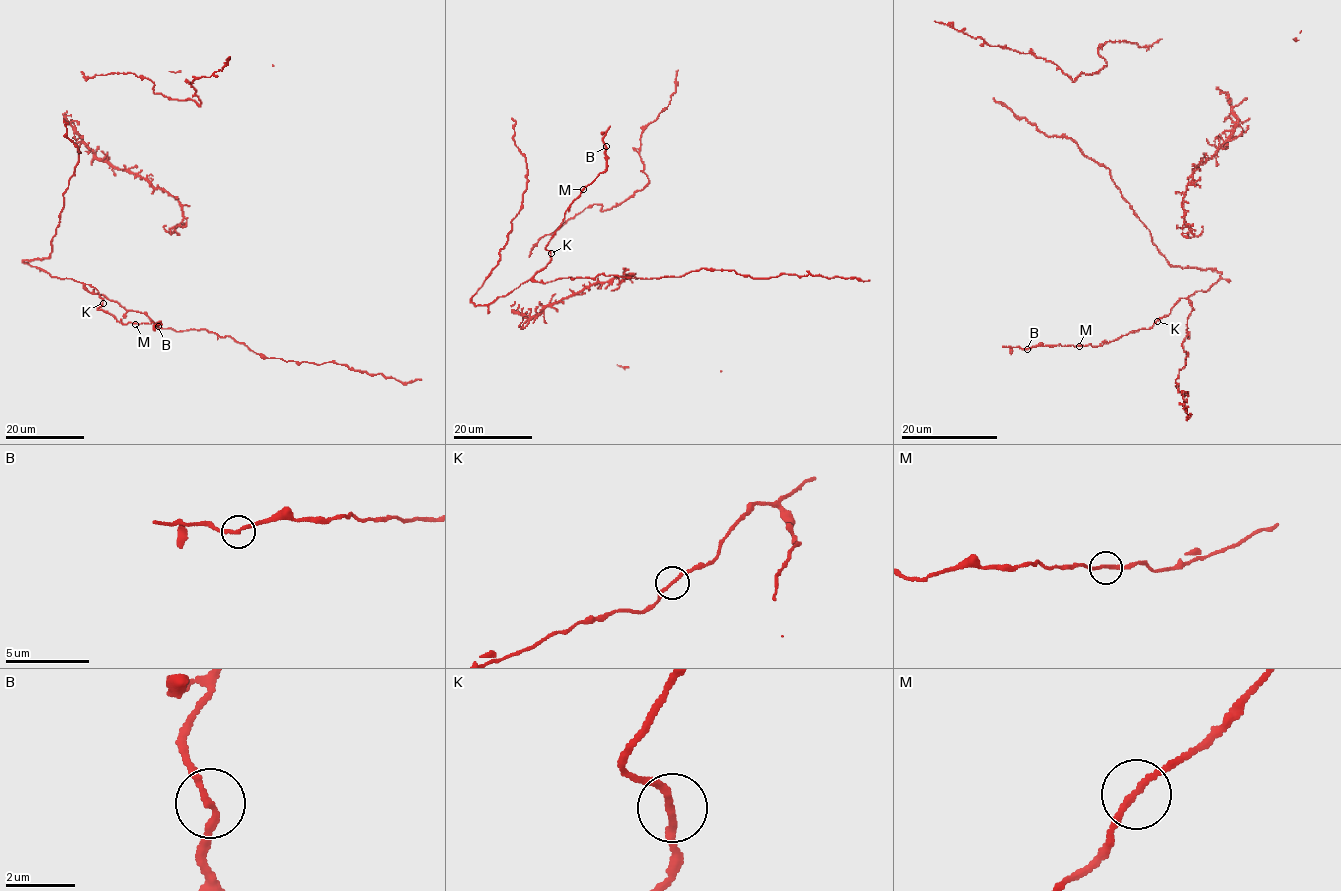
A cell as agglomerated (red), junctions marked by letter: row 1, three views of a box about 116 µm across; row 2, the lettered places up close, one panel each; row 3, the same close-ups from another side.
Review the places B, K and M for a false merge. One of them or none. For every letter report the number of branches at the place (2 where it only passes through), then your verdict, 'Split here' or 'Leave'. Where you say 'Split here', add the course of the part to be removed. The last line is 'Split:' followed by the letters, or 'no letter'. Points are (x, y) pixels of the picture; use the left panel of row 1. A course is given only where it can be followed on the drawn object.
B: Branches: 2. Leave
K: Branches: 2. Leave
M: Branches: 2. Leave
Split: no letter

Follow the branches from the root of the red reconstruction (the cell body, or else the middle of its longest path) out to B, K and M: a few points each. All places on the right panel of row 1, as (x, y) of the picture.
B: (1219, 277), (1207, 291), (1181, 298), (1151, 328), (1129, 331), (1100, 346), (1055, 345), (1028, 349)
K: (1219, 277), (1207, 291), (1197, 291), (1181, 298), (1168, 315), (1157, 321)
M: (1219, 277), (1207, 291), (1197, 291), (1181, 298), (1170, 312), (1151, 328), (1129, 331), (1100, 346), (1079, 346)

